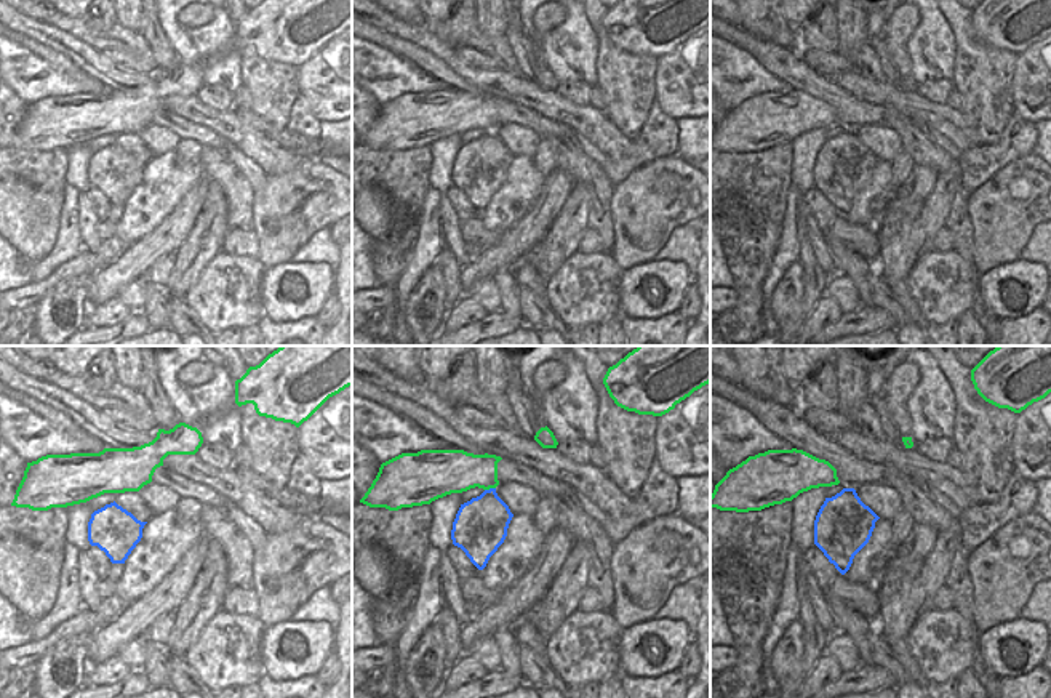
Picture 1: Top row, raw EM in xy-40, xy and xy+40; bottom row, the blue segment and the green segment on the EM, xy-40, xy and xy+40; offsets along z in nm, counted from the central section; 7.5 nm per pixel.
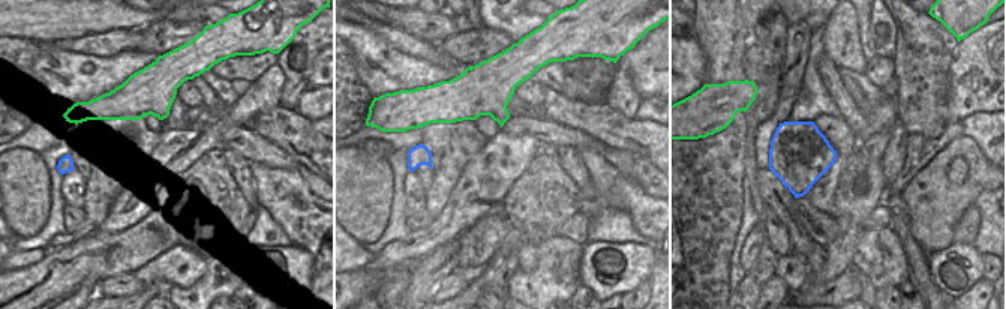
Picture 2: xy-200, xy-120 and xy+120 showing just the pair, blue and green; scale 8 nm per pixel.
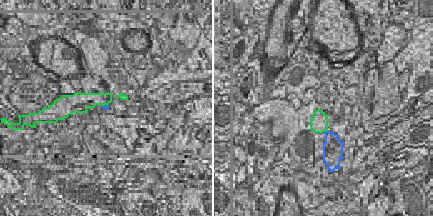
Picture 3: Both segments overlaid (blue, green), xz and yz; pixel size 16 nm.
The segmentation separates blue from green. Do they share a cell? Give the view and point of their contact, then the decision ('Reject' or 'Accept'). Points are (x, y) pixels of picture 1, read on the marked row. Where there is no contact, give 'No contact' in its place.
Touches blue at xy (490, 489). Reject.

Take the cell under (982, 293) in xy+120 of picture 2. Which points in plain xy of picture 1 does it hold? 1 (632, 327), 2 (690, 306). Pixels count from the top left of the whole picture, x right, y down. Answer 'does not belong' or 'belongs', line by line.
1: belongs
2: does not belong

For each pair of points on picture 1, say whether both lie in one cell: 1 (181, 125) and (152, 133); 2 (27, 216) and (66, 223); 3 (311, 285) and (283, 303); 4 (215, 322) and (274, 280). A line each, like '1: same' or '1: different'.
1: different
2: different
3: same
4: different

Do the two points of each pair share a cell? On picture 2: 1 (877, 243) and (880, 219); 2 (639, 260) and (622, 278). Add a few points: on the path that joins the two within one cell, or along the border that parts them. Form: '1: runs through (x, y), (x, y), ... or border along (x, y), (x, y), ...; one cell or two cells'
1: border along (889, 227), (865, 230); two cells
2: runs through (634, 264), (625, 273); one cell

